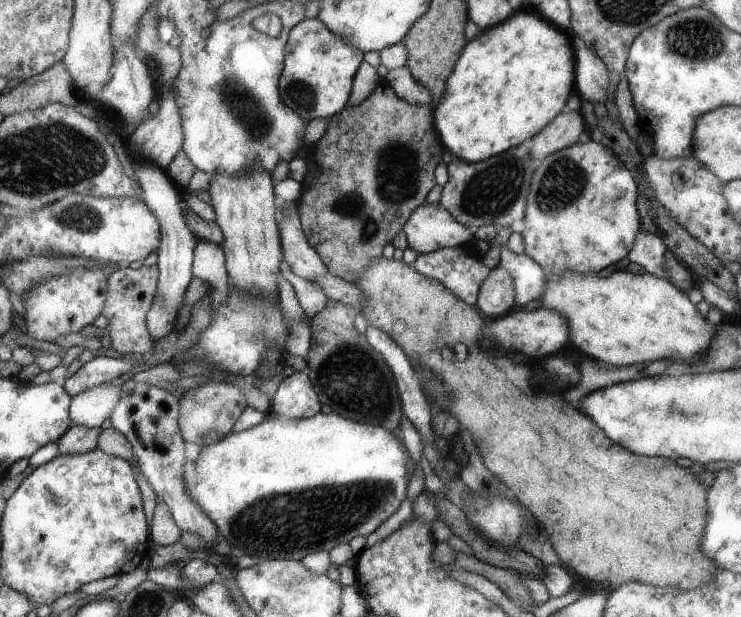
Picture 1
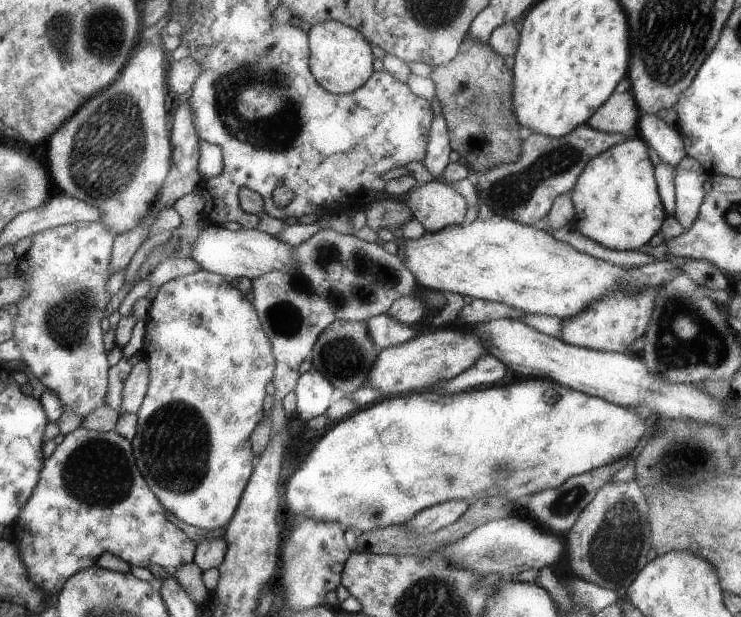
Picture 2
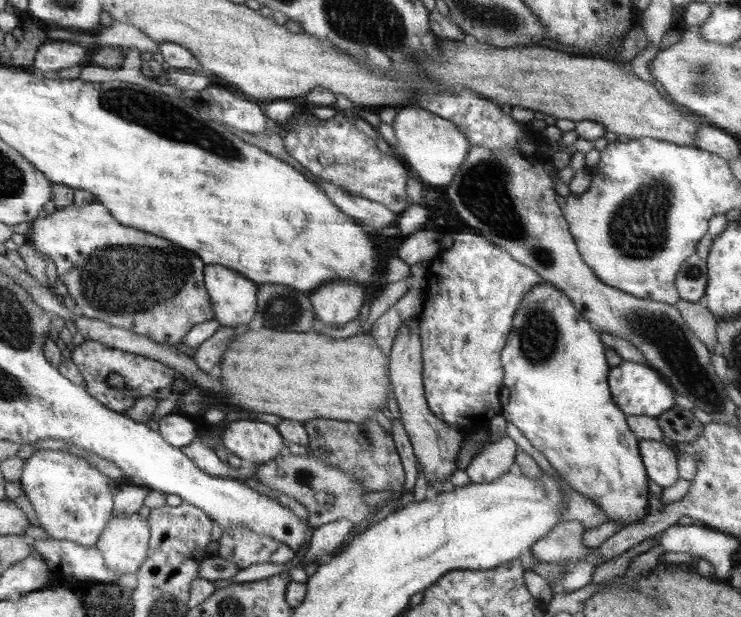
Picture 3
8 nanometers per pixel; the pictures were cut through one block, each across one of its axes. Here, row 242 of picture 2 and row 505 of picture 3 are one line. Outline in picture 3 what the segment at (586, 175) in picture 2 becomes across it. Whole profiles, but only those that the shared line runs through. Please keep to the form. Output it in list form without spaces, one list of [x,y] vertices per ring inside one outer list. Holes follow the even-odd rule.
[[[540,282],[540,286],[536,286],[534,290],[524,298],[520,304],[520,314],[516,314],[516,330],[512,330],[512,338],[507,338],[508,346],[503,350],[504,370],[508,370],[508,378],[504,377],[504,387],[510,390],[510,401],[504,405],[501,414],[507,422],[512,422],[517,426],[528,438],[531,444],[539,450],[555,468],[559,476],[564,479],[576,492],[584,494],[594,500],[598,506],[608,515],[609,520],[619,526],[619,530],[626,525],[642,521],[646,518],[646,508],[648,508],[648,474],[644,469],[640,451],[638,450],[639,437],[634,433],[631,427],[626,423],[627,414],[622,412],[613,402],[611,393],[609,392],[609,384],[607,381],[611,365],[607,362],[606,350],[607,346],[600,339],[600,334],[595,330],[594,324],[584,316],[584,314],[571,302],[562,290],[552,286],[550,282]]]

